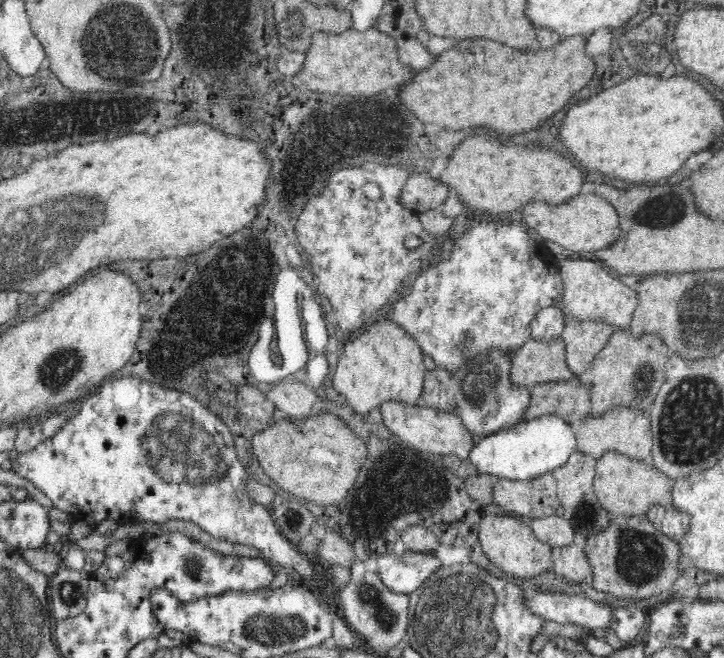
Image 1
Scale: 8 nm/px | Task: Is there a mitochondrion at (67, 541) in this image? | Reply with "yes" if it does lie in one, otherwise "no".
no

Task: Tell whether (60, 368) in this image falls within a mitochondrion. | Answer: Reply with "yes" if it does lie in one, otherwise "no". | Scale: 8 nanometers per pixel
yes

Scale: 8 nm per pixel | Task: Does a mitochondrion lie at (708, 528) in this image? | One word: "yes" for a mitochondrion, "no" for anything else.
no

